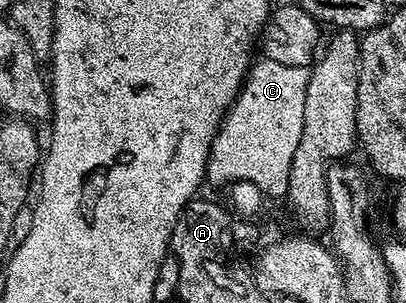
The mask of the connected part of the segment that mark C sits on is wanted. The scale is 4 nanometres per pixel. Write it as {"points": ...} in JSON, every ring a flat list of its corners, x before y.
{"points":[[260,58,246,74,238,97,222,122,221,129,212,143,206,169,206,180,215,185,239,181,241,185,253,186,258,192,273,197,284,196,289,189,291,163,303,131,304,100,306,98,309,69,289,66,277,61]]}

